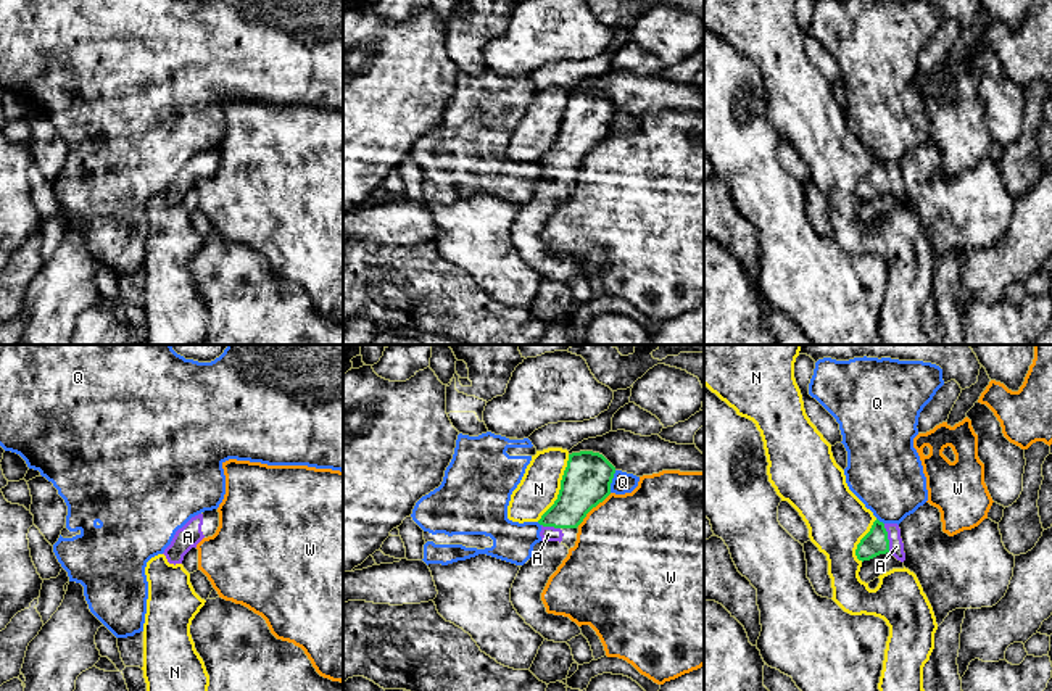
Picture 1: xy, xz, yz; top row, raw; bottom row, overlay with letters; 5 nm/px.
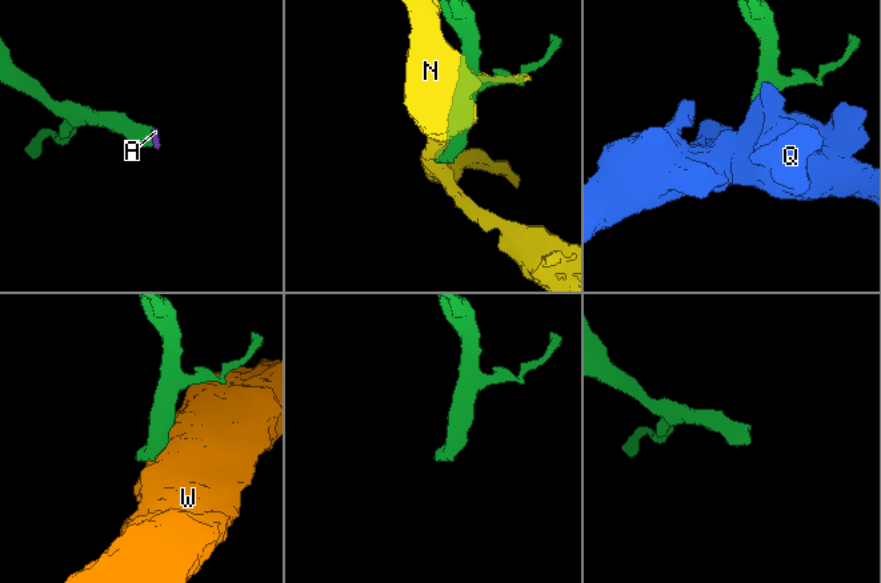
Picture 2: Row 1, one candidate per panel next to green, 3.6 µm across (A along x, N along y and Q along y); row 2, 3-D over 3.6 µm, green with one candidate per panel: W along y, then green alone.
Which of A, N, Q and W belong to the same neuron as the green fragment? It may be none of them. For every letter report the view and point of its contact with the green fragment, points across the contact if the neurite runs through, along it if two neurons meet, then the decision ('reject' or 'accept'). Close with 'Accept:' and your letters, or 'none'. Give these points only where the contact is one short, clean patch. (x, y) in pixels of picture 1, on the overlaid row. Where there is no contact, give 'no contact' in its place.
A: yz (886, 538) | across yz (875, 542), (886, 538), (896, 546) | accept
N: xz (561, 488) | reject
Q: xz (611, 482) | reject
W: xz (593, 506) | along xz (611, 493), (577, 525) | reject
Accept: A

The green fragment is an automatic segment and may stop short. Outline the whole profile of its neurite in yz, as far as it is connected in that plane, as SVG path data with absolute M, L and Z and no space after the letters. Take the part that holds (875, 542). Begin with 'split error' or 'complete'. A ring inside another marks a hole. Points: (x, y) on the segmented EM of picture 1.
split error; M930 503L920 506L899 525L883 523L876 519L855 549L855 556L862 562L886 552L891 552L917 575L938 627L955 609L996 606L1005 596L1015 567L1015 556L1005 549L999 523L984 519L978 527L949 536L942 532L939 509Z

